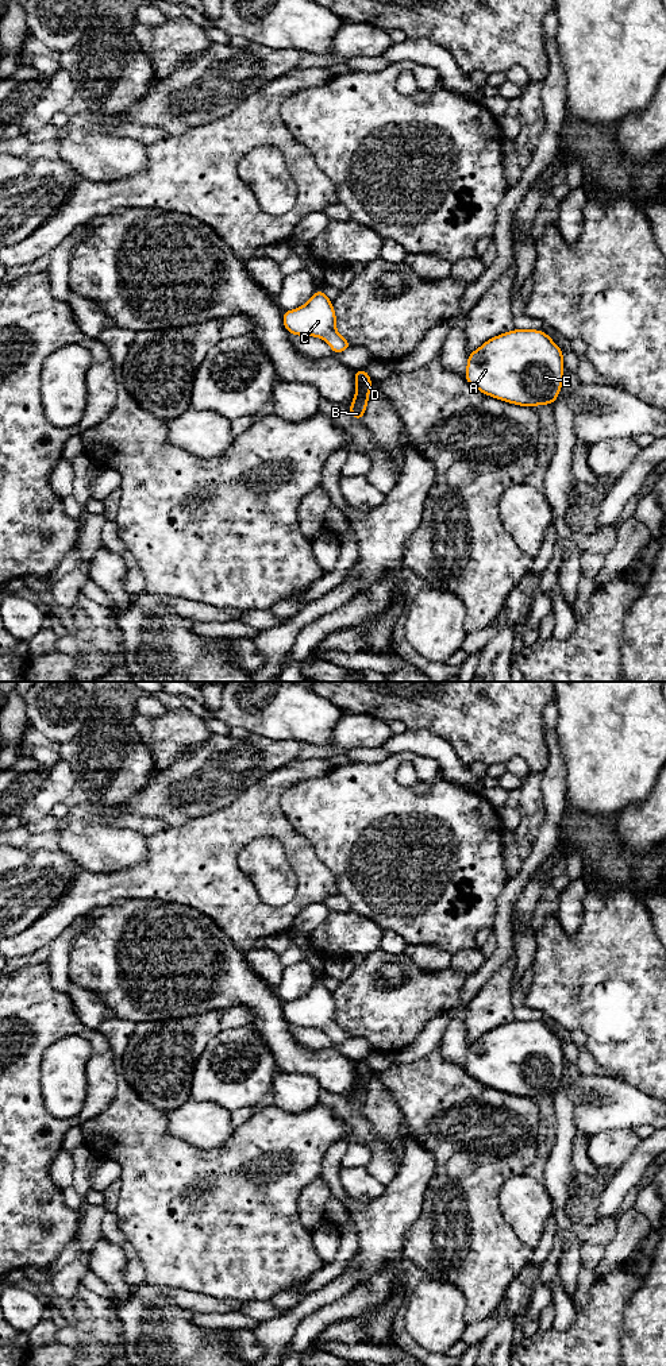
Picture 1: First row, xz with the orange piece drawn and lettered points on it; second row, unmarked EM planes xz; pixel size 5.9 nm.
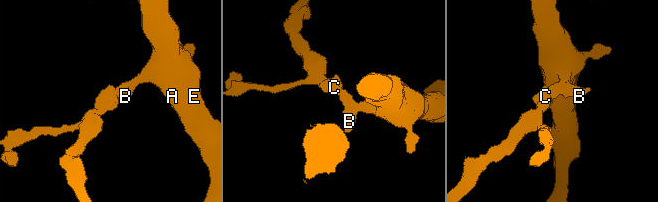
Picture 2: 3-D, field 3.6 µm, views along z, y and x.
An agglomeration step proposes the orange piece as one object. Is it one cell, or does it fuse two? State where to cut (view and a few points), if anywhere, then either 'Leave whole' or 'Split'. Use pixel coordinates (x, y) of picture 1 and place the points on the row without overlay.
No split. Leave whole

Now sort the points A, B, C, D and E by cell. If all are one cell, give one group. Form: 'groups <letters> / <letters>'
groups A B C D E

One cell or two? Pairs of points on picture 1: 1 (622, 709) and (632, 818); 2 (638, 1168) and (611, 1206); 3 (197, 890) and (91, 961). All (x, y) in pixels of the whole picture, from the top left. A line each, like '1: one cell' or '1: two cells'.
1: two cells
2: one cell
3: two cells

